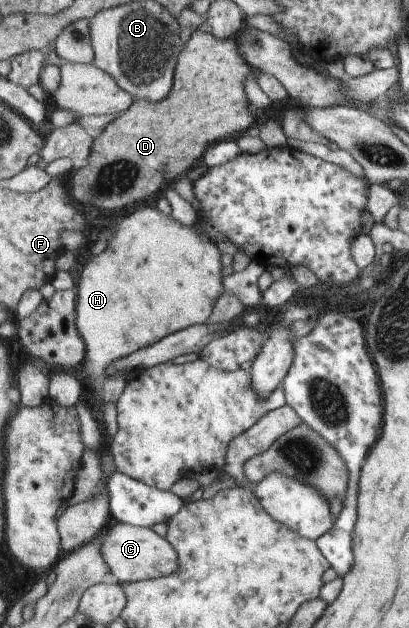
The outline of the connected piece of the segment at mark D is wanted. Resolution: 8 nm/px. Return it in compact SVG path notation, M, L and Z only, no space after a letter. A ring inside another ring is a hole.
M197 30L195 34L192 35L190 42L183 45L183 51L179 56L179 63L177 64L175 72L175 86L173 87L171 94L168 95L168 98L163 101L158 101L158 103L146 100L135 100L132 107L130 107L126 113L115 118L97 135L96 138L94 138L88 161L85 164L78 165L77 173L70 177L69 190L72 201L77 204L91 205L97 210L102 211L118 211L118 209L134 207L134 205L138 205L138 203L142 203L142 201L148 201L152 195L156 195L156 193L164 187L165 183L168 185L169 183L172 183L172 181L180 179L182 174L188 174L198 165L198 162L206 158L207 150L211 146L221 140L237 139L243 133L254 131L259 120L259 114L251 105L248 105L248 97L246 97L246 89L244 89L244 81L246 81L248 77L255 77L255 75L255 70L247 63L246 59L244 59L243 55L240 53L236 37L230 39L218 39L218 37L214 36L212 33L204 33L204 31Z

